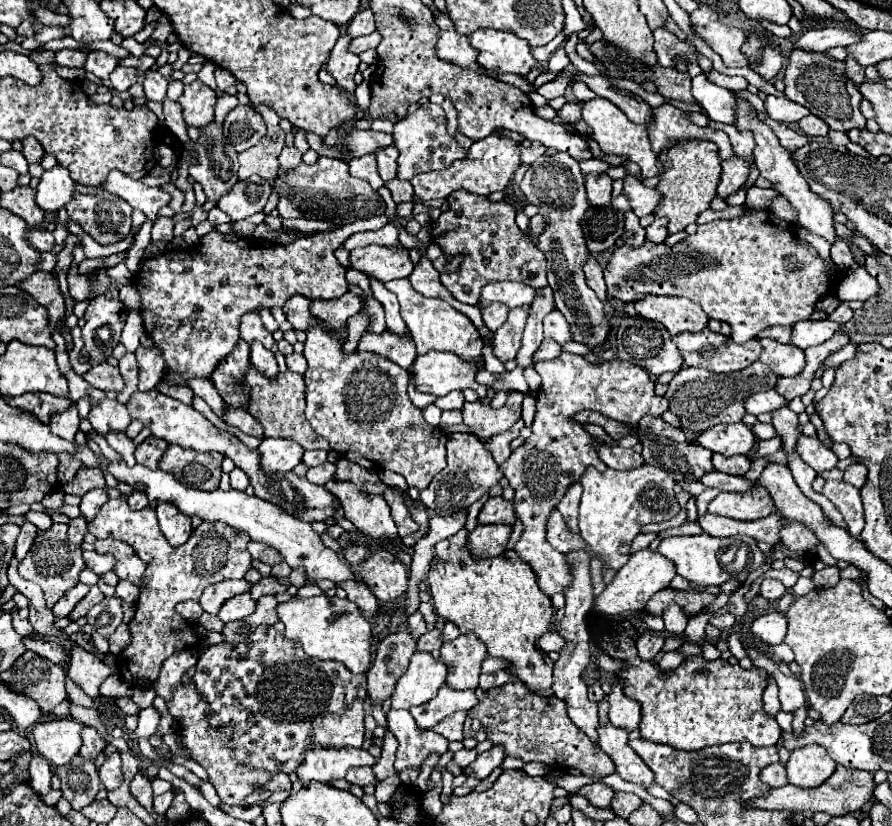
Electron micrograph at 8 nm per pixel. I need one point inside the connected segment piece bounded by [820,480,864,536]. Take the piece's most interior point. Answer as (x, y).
(846, 498)

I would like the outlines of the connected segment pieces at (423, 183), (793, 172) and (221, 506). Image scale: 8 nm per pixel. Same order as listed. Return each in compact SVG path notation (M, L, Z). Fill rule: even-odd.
M496 132L496 134L490 134L488 138L484 138L480 142L474 142L472 148L468 150L466 160L454 162L446 170L436 170L436 172L426 172L426 174L414 176L412 178L414 196L422 202L428 202L434 198L444 200L448 194L452 194L454 190L460 190L460 188L474 192L474 194L482 194L482 196L490 196L492 192L504 192L520 164L522 162L520 162L518 144L514 140L510 140L508 136Z
M738 98L738 112L736 112L736 126L738 130L750 130L754 132L754 140L756 140L756 148L754 148L754 158L756 158L756 168L760 170L760 176L770 180L776 188L778 194L786 196L790 200L790 204L798 210L798 222L796 226L802 226L806 230L810 230L812 234L818 234L822 238L826 238L830 244L834 242L836 238L836 232L834 232L834 226L832 226L832 216L834 216L834 210L830 206L828 200L822 200L820 196L816 196L810 188L808 188L808 182L802 178L802 174L798 172L798 168L794 166L792 162L792 156L788 150L784 150L778 142L778 138L774 136L774 132L756 118L756 110L750 102Z
M110 462L108 472L116 478L122 480L126 484L136 484L142 482L146 484L146 494L148 500L156 500L156 502L172 502L180 508L182 514L186 516L194 516L198 514L202 520L222 520L226 524L230 524L234 530L246 532L252 540L256 542L264 542L272 548L276 548L284 560L292 566L304 566L308 578L312 580L320 580L320 578L328 578L332 582L344 582L344 580L354 580L354 570L330 548L326 548L320 540L320 536L312 530L310 524L286 514L282 508L276 508L274 504L260 500L258 496L248 496L246 492L238 492L238 490L214 490L214 492L202 492L202 490L194 490L188 488L184 484L180 484L172 474L162 472L162 470L150 470L144 468L142 464L136 464L134 468L128 468L126 462Z

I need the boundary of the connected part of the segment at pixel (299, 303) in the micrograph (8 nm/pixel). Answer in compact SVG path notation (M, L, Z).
M292 296L282 306L282 310L286 314L286 320L292 324L294 330L306 330L312 324L318 324L318 320L310 316L308 308L310 308L310 300L304 298L304 296Z

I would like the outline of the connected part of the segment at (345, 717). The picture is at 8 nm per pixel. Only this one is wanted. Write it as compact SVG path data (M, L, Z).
M258 626L254 634L250 634L244 642L240 644L216 644L210 646L208 650L204 650L198 656L198 664L196 664L196 688L200 692L200 696L204 696L204 700L210 704L208 708L208 722L214 728L220 726L228 726L232 730L232 744L234 744L234 754L240 762L244 762L248 768L256 768L256 770L268 770L268 772L294 772L302 762L304 756L310 748L316 746L324 746L324 748L344 748L344 746L352 746L352 748L360 748L364 742L364 684L366 684L366 674L352 674L344 664L340 662L326 662L326 660L316 660L304 654L304 650L294 644L292 640L284 638L284 634L276 632L272 626Z

